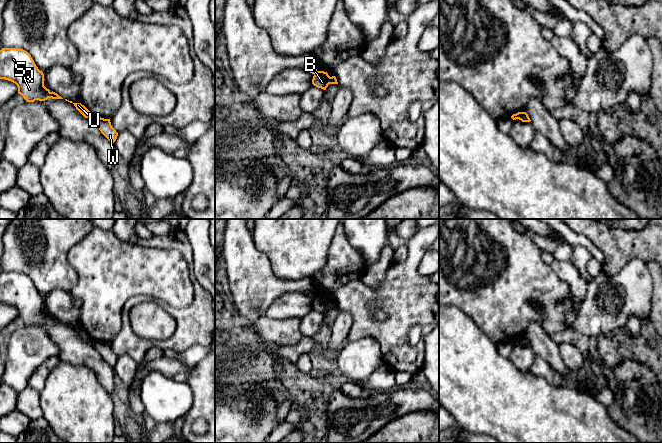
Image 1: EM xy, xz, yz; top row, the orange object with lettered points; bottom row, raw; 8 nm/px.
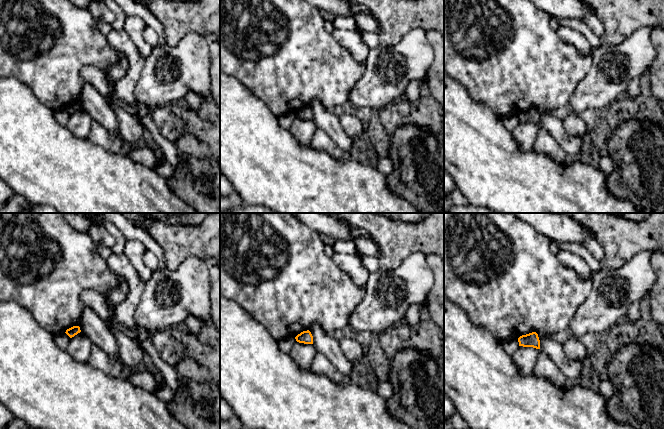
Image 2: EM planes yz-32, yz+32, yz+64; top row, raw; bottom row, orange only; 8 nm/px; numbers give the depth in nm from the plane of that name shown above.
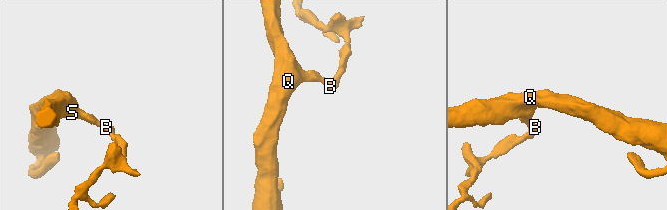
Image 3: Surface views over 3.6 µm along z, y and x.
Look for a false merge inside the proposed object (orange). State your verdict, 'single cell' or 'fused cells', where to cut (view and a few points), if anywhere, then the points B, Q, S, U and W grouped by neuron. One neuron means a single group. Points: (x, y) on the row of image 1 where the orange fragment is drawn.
fused cells | xy (92, 116), (90, 118) | B W / Q S U

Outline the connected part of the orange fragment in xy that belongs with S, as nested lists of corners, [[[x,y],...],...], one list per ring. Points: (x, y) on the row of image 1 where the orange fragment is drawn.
[[[19,48],[0,50],[0,79],[15,83],[18,94],[27,102],[63,99],[44,86],[44,74],[38,69],[31,55]]]

